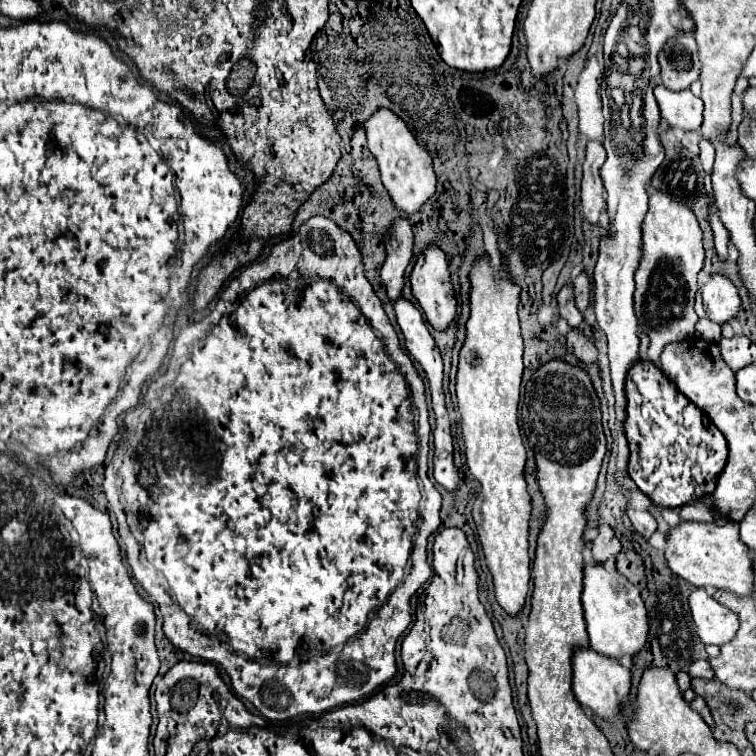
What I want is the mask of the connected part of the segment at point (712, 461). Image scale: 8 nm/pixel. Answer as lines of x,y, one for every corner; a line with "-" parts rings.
638,360
626,376
626,422
624,432
630,448
628,474
636,486
666,508
700,500
714,492
716,480
726,466
726,438
678,388
648,360

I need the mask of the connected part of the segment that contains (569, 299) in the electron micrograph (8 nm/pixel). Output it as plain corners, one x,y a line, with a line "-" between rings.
564,286
558,296
556,296
556,302
558,302
558,314
562,320
568,322
570,328
576,328
580,330
580,324
582,324
582,314
576,310
574,306
574,296
572,296
572,288
570,286

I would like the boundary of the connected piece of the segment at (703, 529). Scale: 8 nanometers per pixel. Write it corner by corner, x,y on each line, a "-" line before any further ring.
680,522
666,536
666,562
670,570
694,586
712,586
720,590
732,590
738,596
750,596
754,572
752,558
746,544
738,538
738,524
728,522
724,526

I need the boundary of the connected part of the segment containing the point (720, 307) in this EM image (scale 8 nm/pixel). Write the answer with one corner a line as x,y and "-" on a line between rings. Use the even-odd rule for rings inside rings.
720,272
710,274
710,278
702,284
700,292
704,298
706,316
712,322
724,324
736,316
740,308
740,296
738,296
738,288
728,276

